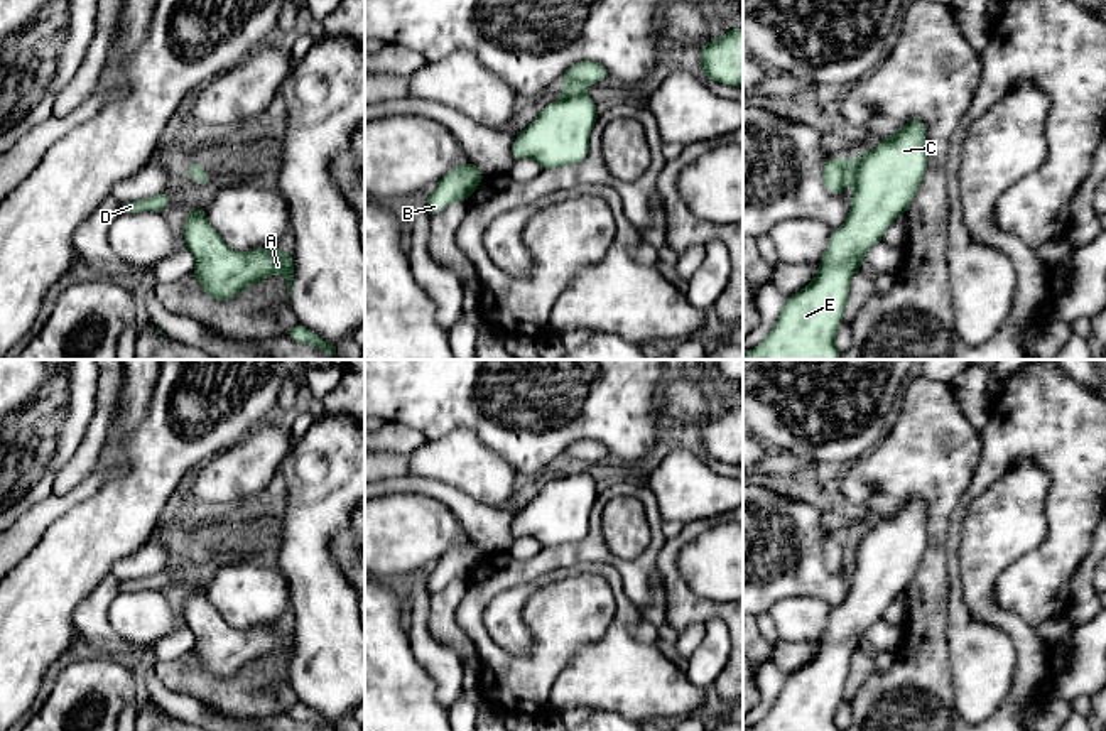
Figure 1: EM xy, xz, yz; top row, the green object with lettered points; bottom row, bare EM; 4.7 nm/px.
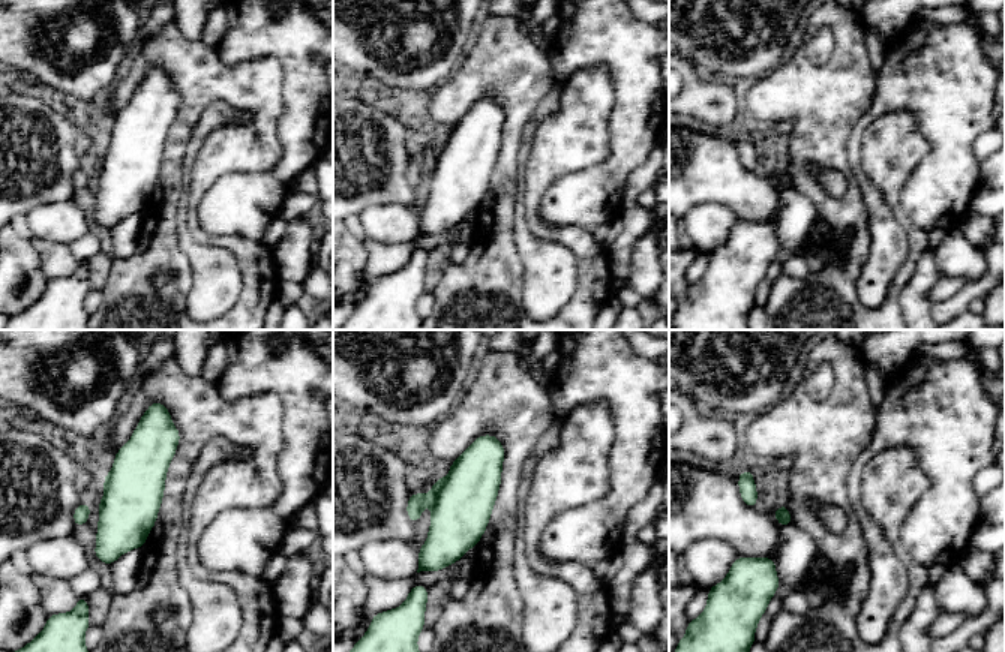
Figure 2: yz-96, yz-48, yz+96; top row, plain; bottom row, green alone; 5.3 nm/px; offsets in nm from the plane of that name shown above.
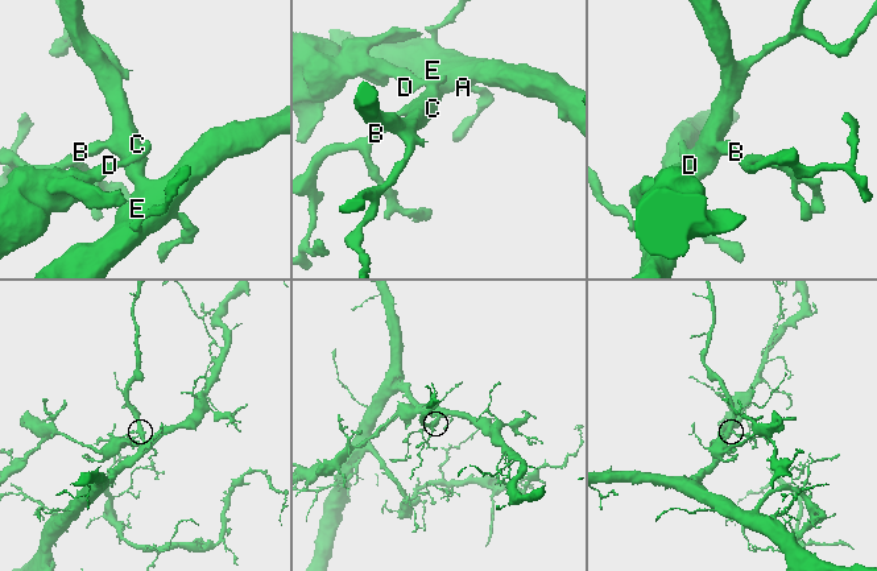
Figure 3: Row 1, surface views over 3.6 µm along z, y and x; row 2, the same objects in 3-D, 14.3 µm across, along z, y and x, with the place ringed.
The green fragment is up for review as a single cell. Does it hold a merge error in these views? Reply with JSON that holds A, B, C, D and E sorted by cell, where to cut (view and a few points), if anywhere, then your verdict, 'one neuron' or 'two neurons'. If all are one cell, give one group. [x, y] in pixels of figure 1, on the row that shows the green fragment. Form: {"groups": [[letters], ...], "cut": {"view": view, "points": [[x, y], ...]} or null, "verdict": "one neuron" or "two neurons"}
{"groups": [["A", "B", "C", "E"], ["D"]], "cut": {"view": "yz", "points": [[848, 162], [850, 181]]}, "verdict": "two neurons"}

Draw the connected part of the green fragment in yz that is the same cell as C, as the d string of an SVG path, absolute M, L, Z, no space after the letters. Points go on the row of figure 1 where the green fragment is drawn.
M912 116L897 133L881 138L870 152L849 162L853 201L846 221L832 230L829 245L817 263L819 272L807 287L785 299L772 331L743 360L841 360L836 334L849 297L849 285L866 252L881 241L886 228L907 209L927 169L927 125Z

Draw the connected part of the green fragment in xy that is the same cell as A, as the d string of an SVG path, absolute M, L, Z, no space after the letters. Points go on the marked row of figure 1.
M192 208L184 223L184 246L194 255L196 267L191 272L203 285L211 301L230 301L247 287L272 277L287 277L287 301L294 280L294 257L282 250L255 248L236 252L230 248L221 235L208 221L204 208Z

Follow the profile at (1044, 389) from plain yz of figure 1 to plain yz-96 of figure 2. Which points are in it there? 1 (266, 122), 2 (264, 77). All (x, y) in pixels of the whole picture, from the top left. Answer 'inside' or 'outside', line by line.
1: outside
2: outside

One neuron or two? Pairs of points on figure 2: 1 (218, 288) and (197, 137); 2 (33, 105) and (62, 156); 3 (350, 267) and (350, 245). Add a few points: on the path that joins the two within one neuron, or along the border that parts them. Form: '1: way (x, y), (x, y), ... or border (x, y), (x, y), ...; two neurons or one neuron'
1: way (194, 251), (186, 243), (182, 230), (186, 174); one neuron
2: way (47, 116), (56, 128), (59, 143); one neuron
3: way (350, 261), (350, 251); one neuron

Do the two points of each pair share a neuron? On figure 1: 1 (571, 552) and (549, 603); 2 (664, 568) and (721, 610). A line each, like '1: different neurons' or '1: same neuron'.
1: same neuron
2: same neuron

